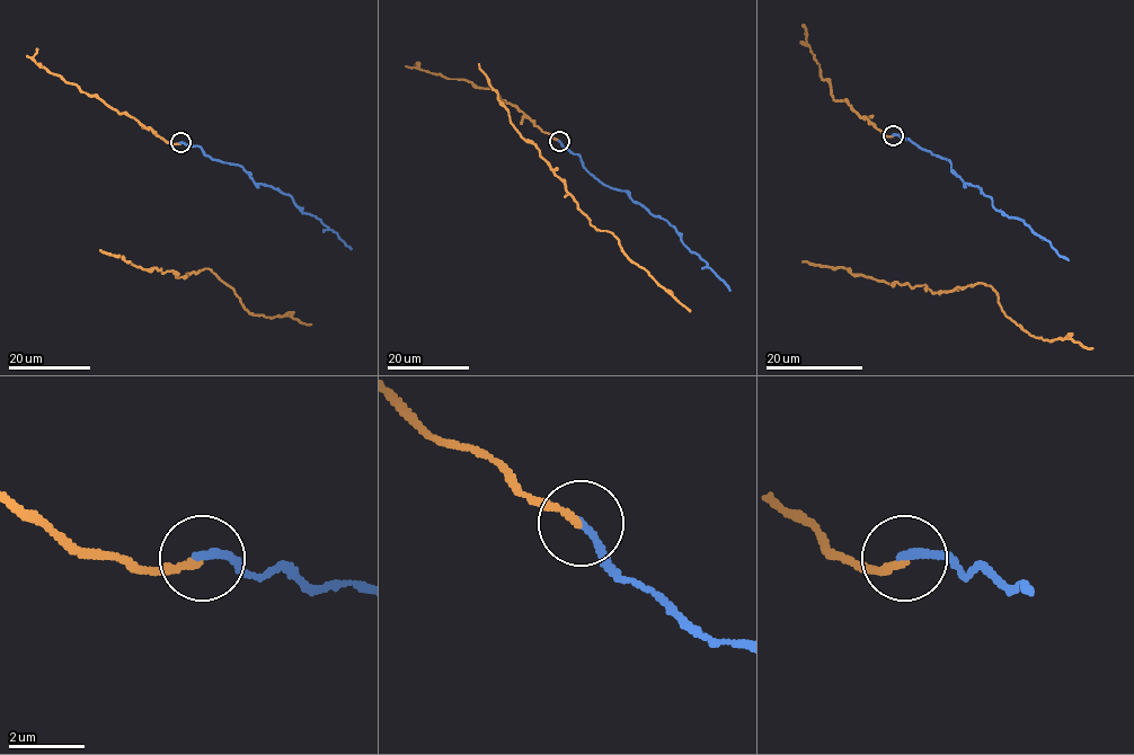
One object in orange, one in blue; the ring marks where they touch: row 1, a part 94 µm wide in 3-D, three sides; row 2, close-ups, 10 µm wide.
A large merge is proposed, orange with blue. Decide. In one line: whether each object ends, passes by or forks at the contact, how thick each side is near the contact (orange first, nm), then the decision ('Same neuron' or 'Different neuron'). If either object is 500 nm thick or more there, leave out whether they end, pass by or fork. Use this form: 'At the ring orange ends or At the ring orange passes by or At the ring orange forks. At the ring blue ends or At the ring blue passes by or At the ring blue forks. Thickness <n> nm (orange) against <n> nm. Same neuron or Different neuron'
At the ring orange ends. At the ring blue ends. Thickness 180 nm (orange) against 200 nm. Same neuron

